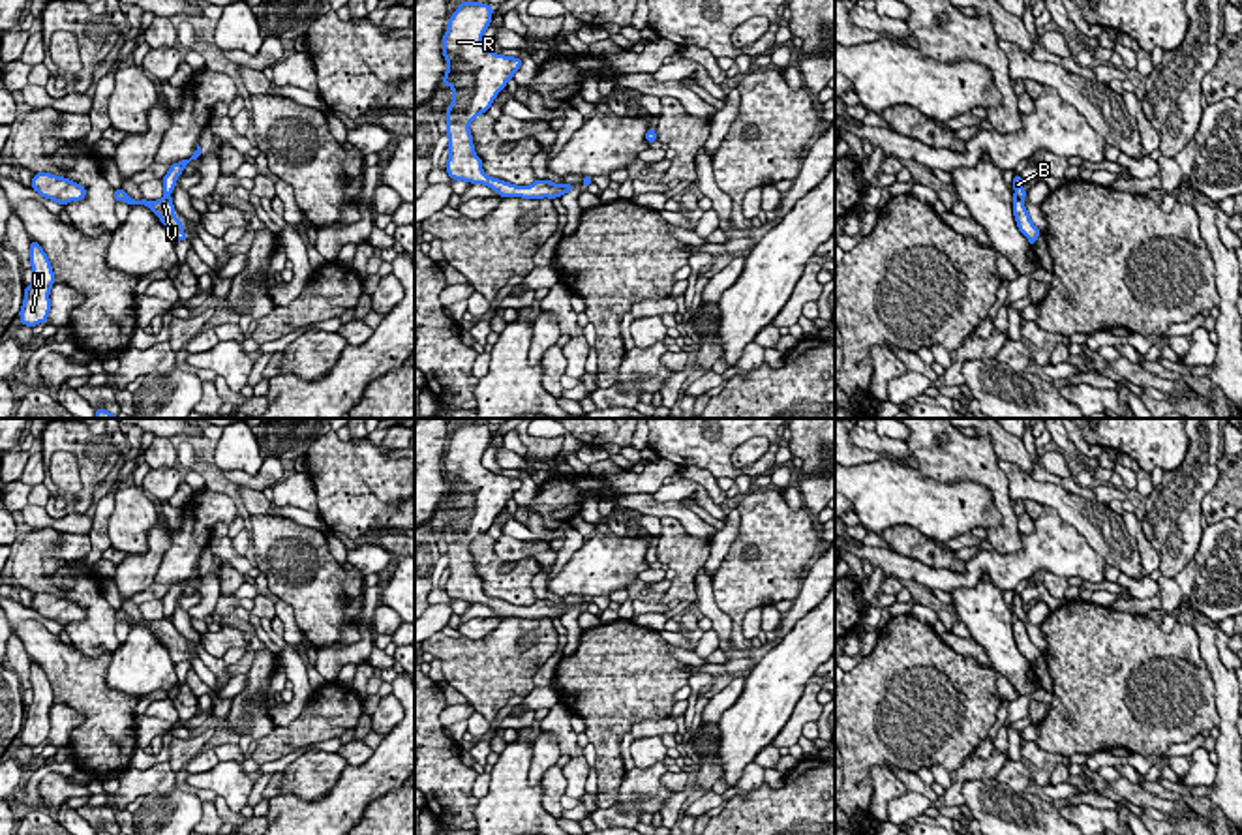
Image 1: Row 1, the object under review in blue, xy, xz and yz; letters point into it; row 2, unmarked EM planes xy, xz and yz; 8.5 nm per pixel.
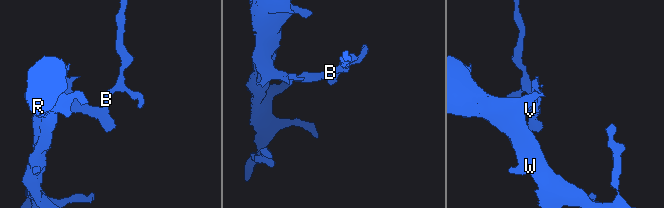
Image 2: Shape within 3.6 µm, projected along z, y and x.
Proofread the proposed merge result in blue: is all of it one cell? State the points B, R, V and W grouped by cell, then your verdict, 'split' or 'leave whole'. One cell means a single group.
groups B / R V W; split

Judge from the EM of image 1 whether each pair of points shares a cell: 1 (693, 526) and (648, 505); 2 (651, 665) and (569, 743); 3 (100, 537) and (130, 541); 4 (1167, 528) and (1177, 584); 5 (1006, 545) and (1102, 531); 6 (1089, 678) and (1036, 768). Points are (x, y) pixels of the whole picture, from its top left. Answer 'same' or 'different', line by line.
1: same
2: different
3: different
4: different
5: different
6: different

